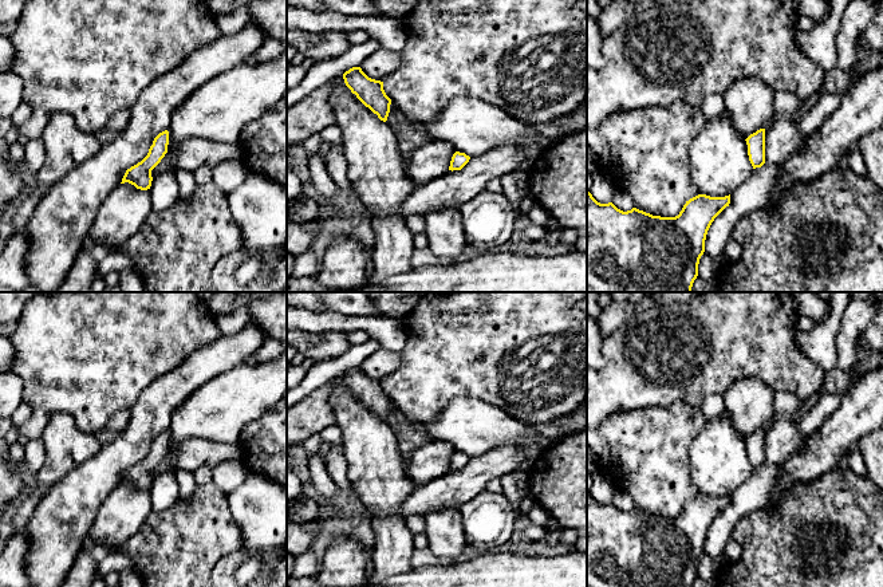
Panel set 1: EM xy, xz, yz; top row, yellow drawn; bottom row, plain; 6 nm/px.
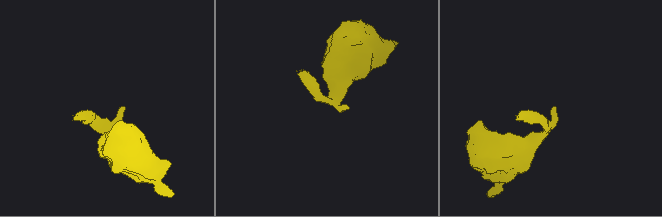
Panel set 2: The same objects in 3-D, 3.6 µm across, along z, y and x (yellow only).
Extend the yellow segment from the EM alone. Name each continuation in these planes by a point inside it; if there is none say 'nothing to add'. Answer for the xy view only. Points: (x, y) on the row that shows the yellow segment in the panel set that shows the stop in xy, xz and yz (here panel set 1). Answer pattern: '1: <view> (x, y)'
nothing to add

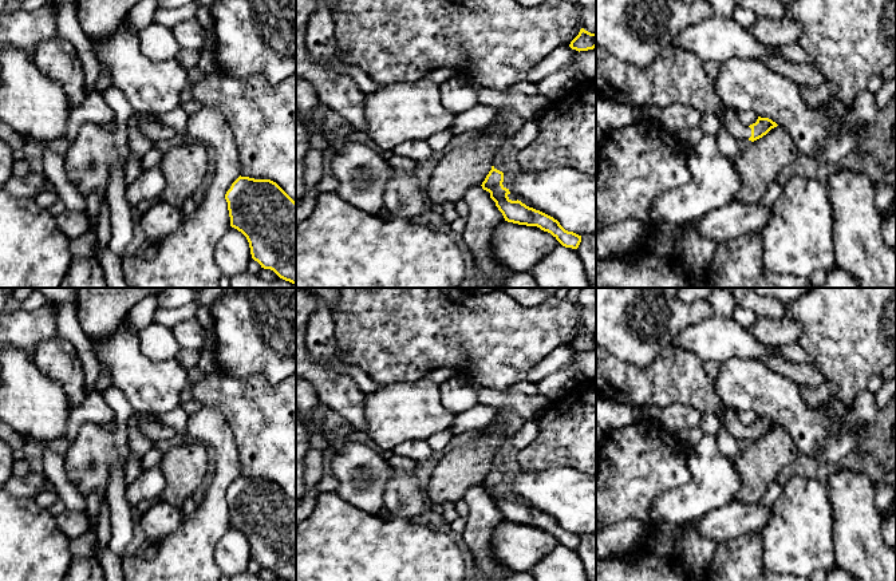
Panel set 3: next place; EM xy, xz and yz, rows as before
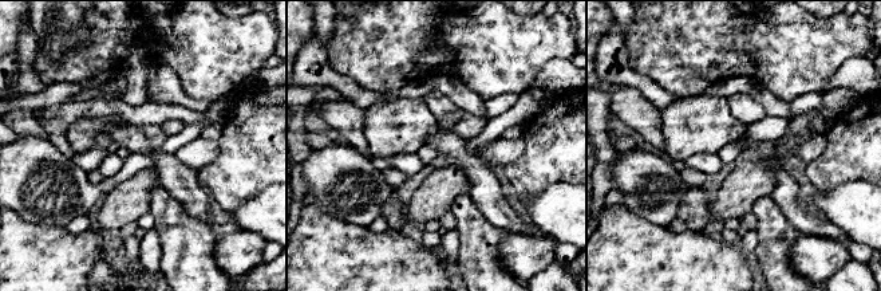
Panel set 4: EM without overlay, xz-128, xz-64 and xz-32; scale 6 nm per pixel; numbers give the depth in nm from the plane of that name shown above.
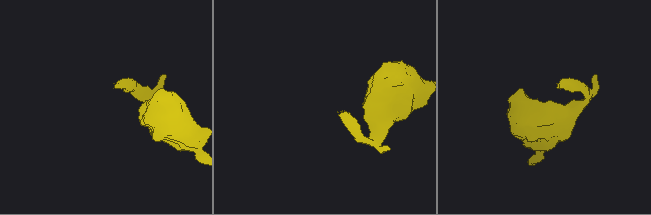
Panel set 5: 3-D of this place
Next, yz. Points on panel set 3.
1: yz (678, 76)

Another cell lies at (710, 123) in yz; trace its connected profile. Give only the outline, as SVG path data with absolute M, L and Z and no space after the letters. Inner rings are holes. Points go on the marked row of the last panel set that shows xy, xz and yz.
M706 112L700 115L699 127L703 134L717 135L722 126L722 119L714 112Z

